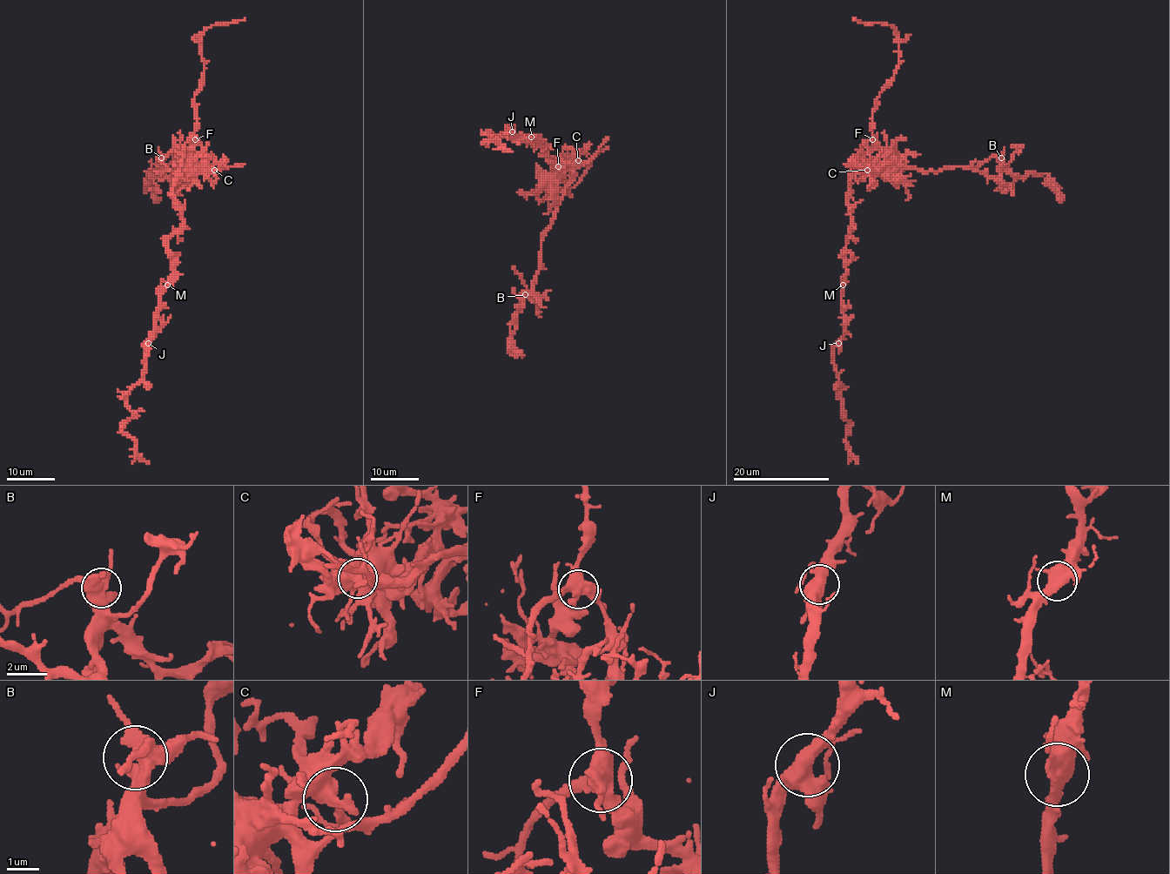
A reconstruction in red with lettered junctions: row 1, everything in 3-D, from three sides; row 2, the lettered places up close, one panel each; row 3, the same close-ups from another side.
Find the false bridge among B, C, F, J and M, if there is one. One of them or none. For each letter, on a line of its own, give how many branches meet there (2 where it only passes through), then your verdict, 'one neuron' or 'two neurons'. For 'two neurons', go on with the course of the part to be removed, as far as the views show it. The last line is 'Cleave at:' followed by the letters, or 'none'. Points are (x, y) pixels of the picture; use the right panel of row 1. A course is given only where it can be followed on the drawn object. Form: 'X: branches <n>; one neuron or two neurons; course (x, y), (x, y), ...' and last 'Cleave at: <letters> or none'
B: branches 4; one neuron
C: branches 3; one neuron
F: branches 4; two neurons; course (873, 139), (862, 146), (848, 187), (844, 335), (833, 352), (848, 452), (857, 464)
J: branches 5; one neuron
M: branches 4; one neuron
Cleave at: F

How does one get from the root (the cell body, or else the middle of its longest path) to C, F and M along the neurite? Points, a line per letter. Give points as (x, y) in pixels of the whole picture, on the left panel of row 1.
C: (178, 171), (183, 146), (192, 139), (194, 144), (189, 152), (198, 167), (214, 170)
F: (178, 171), (183, 146), (195, 139)
M: (178, 171), (173, 197), (183, 225), (167, 241), (172, 270), (172, 279), (167, 285)

